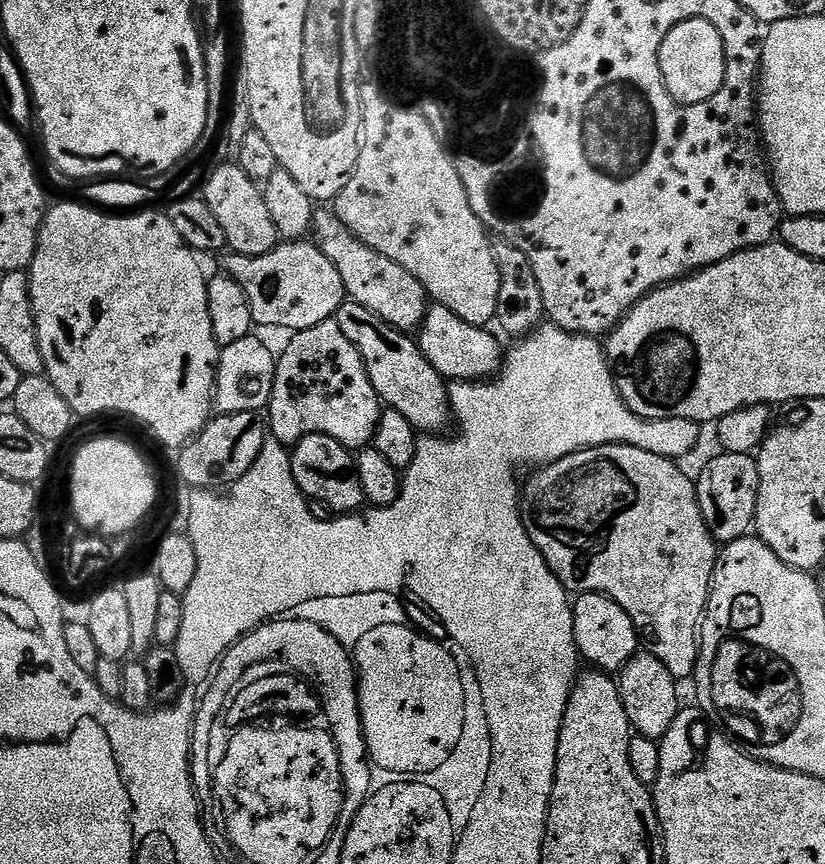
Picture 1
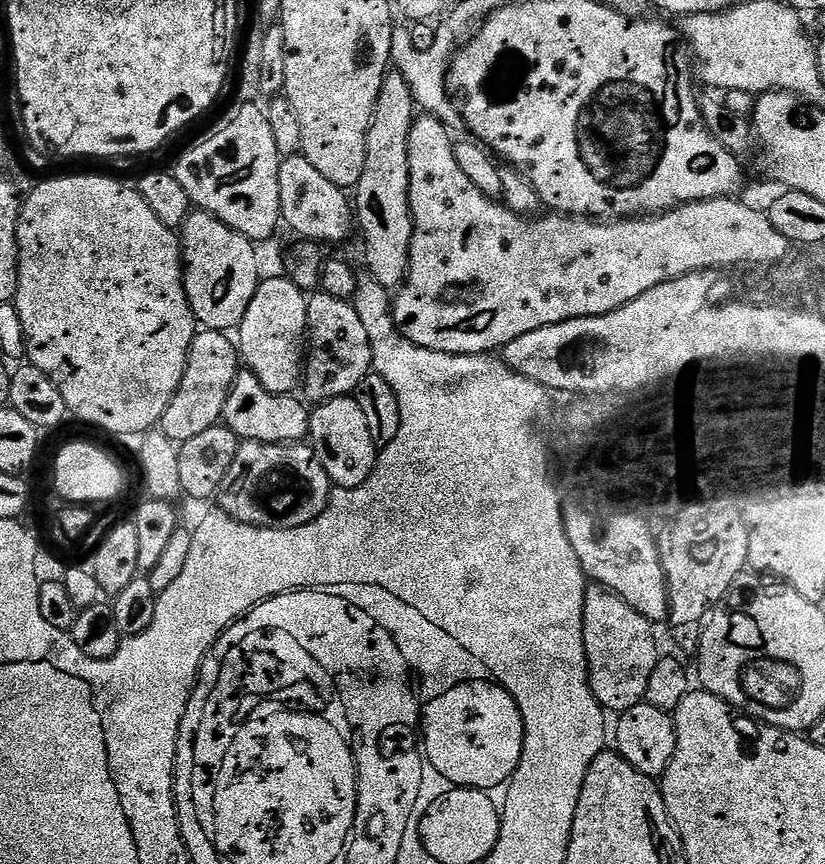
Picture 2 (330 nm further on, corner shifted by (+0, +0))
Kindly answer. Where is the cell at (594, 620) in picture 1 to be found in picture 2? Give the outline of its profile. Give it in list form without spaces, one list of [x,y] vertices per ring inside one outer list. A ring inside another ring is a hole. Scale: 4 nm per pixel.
[[[592,586],[584,594],[584,645],[588,659],[588,681],[596,701],[609,713],[619,714],[644,700],[650,674],[658,659],[653,621],[647,620],[609,588]]]

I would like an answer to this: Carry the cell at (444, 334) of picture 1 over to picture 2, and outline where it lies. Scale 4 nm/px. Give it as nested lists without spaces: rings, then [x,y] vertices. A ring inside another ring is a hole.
[[[399,70],[389,71],[382,82],[382,90],[376,99],[376,110],[372,113],[372,125],[368,127],[368,137],[366,138],[366,162],[362,170],[362,178],[356,183],[354,189],[354,216],[358,221],[358,232],[364,235],[364,260],[368,263],[367,275],[376,280],[386,289],[396,290],[401,287],[408,279],[408,259],[410,258],[410,246],[412,245],[412,207],[410,206],[410,130],[412,123],[418,118],[418,105],[412,88],[408,85],[408,79],[405,78]]]

